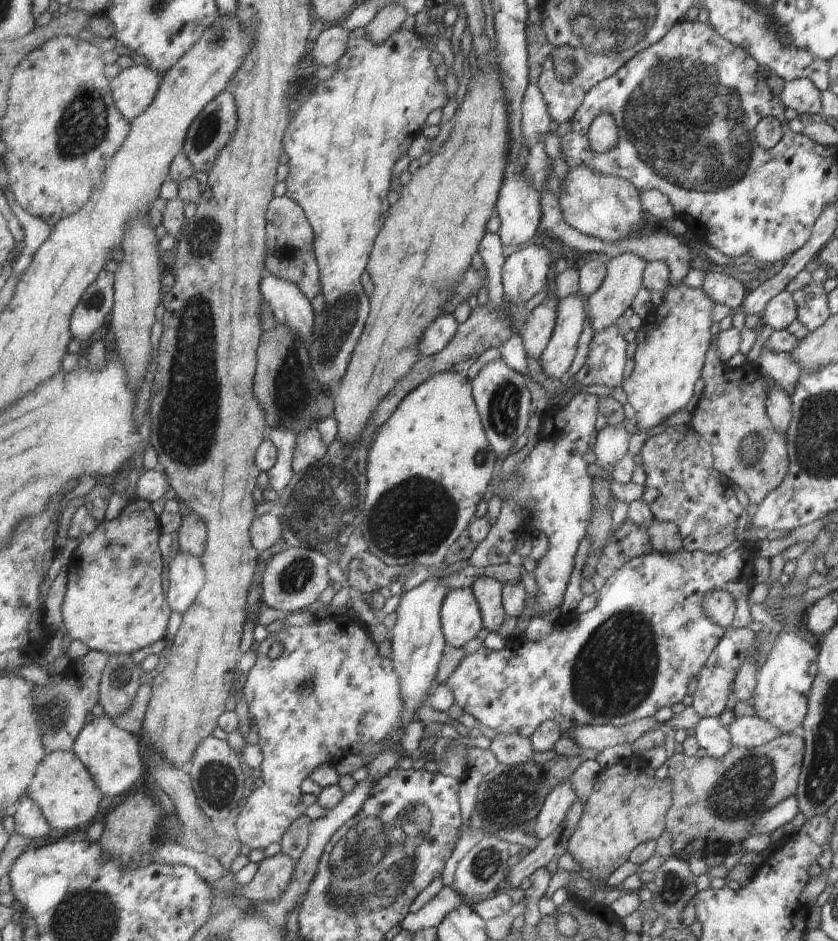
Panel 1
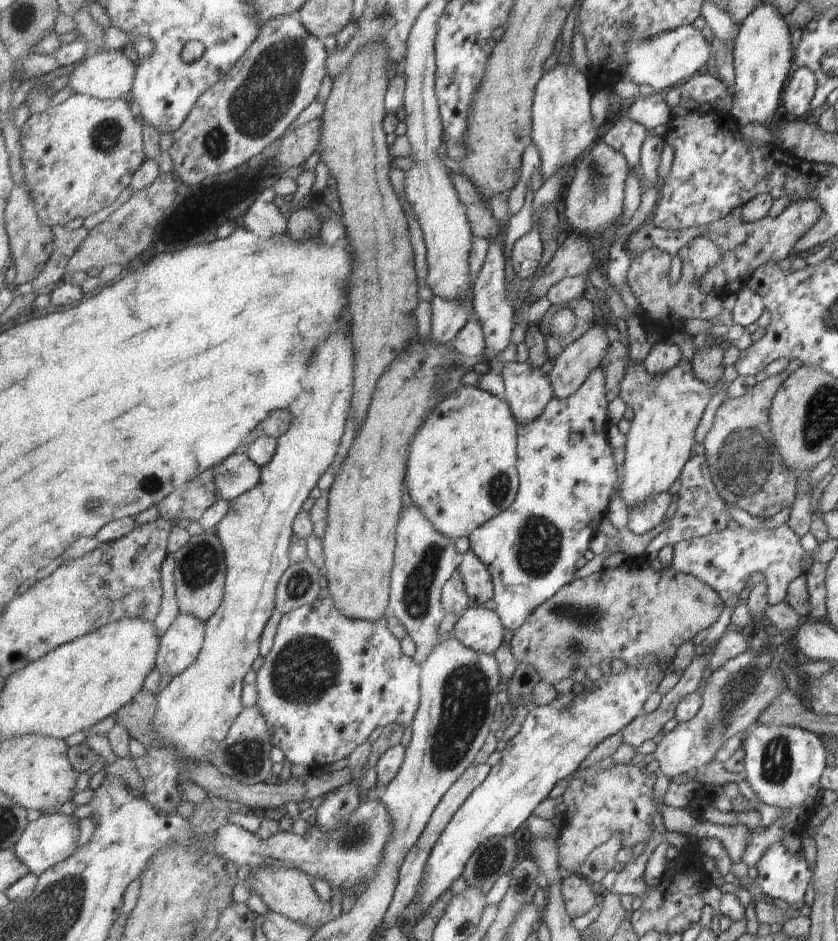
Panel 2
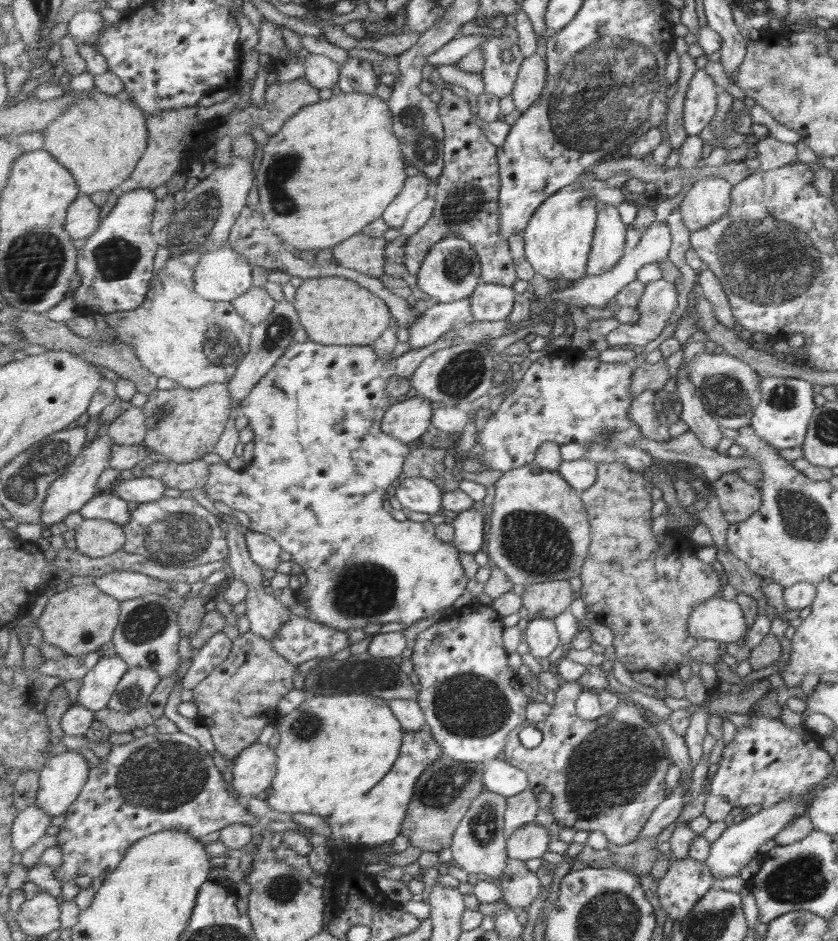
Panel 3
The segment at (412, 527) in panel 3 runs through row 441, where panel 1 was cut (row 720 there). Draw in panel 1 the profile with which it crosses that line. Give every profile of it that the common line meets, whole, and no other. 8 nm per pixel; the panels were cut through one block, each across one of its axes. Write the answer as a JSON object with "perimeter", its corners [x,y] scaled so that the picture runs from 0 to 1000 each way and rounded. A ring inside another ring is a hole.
{"perimeter":[[[397,655],[395,657],[388,657],[388,661],[374,661],[374,663],[364,665],[340,666],[329,673],[322,673],[319,680],[310,683],[305,694],[305,705],[301,711],[297,712],[291,730],[289,731],[289,738],[292,738],[295,742],[295,748],[297,750],[301,763],[307,772],[308,778],[308,792],[313,795],[315,801],[314,812],[311,812],[307,824],[307,832],[302,841],[294,847],[294,852],[289,857],[289,861],[283,867],[282,884],[284,886],[284,893],[288,898],[294,898],[298,903],[315,903],[326,897],[327,895],[335,895],[340,882],[363,865],[365,857],[359,850],[359,831],[364,827],[370,827],[374,819],[383,812],[399,813],[407,810],[413,802],[421,802],[421,793],[426,791],[439,790],[440,792],[447,791],[447,789],[456,789],[457,786],[464,786],[464,784],[476,784],[476,789],[480,791],[480,795],[493,799],[498,795],[502,794],[505,785],[506,770],[501,768],[492,768],[488,772],[481,774],[481,742],[479,742],[479,721],[474,718],[471,706],[467,697],[457,698],[450,691],[450,680],[445,678],[445,670],[440,667],[433,667],[428,661],[421,661],[416,655]],[[328,682],[337,685],[335,697],[323,701],[321,699],[321,691],[323,691],[323,684]]]}

